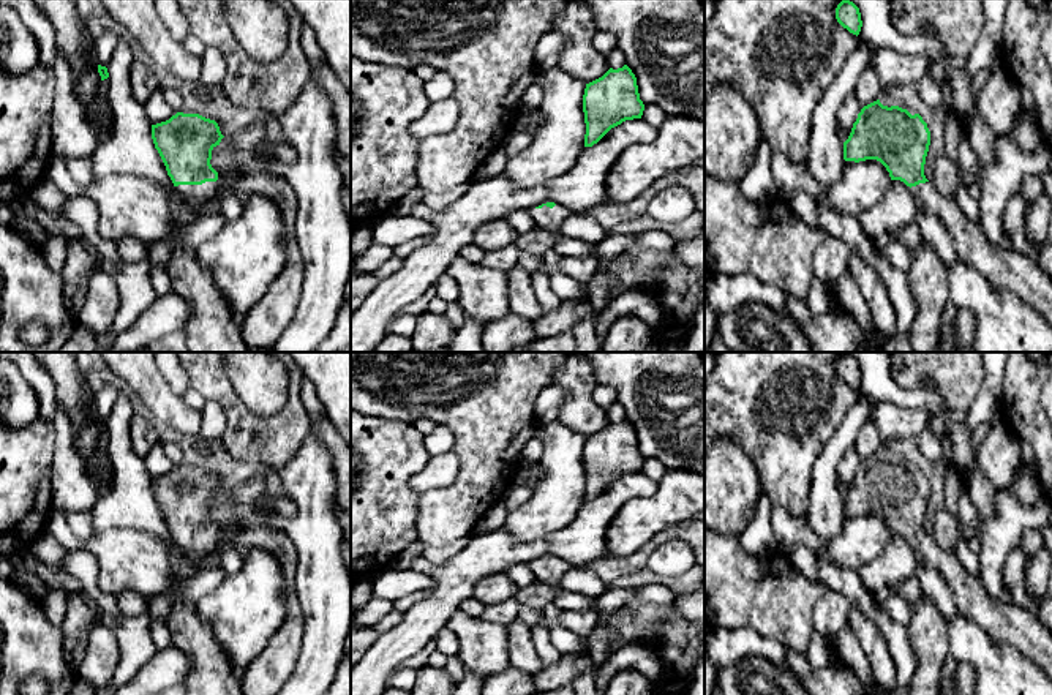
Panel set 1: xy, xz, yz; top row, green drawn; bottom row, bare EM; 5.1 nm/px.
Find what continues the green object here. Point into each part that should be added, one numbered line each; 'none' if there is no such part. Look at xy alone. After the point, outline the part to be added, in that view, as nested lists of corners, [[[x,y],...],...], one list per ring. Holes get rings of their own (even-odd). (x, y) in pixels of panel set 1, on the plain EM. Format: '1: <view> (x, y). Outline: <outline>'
1: xy (195, 547). Outline: [[[205,535],[202,539],[178,539],[175,540],[182,550],[185,550],[193,558],[201,558],[204,553],[210,551],[216,542],[216,535]]]

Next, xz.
1: xz (547, 572). Outline: [[[543,559],[542,562],[529,564],[535,575],[535,581],[559,586],[562,575],[572,567],[569,562],[554,559],[553,562]]]

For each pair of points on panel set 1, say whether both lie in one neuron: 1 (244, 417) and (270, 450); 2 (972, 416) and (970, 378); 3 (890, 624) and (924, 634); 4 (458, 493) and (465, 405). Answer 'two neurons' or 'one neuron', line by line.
1: one neuron
2: two neurons
3: two neurons
4: one neuron

